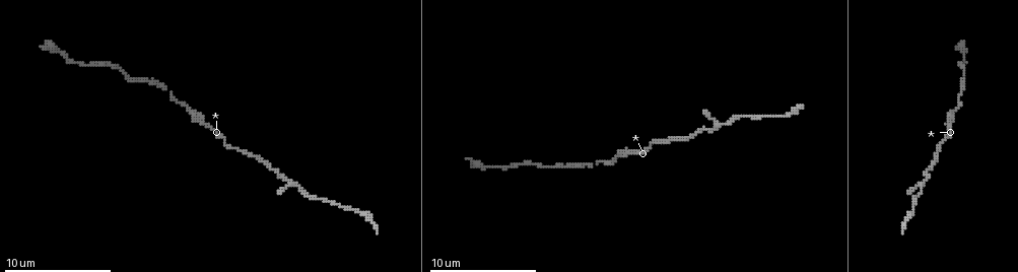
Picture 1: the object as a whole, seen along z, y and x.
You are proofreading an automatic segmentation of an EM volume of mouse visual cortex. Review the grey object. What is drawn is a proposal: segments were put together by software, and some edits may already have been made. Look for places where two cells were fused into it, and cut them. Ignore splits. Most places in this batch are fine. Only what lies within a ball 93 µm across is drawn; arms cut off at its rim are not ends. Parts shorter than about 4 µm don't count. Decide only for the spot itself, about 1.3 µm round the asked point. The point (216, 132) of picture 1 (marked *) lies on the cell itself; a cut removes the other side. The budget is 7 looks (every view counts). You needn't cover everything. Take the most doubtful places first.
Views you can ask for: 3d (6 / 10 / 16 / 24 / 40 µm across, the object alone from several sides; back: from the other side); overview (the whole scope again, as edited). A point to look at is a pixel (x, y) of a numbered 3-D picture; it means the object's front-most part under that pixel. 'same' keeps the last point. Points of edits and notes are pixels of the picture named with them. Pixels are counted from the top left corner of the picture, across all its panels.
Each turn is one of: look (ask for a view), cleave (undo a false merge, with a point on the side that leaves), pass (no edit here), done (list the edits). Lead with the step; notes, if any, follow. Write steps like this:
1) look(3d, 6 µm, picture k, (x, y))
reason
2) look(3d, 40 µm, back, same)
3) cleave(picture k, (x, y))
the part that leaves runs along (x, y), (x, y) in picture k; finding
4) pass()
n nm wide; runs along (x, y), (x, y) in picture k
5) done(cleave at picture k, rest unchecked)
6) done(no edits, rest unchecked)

look(3d, 16 µm, picture 1, (351, 211))

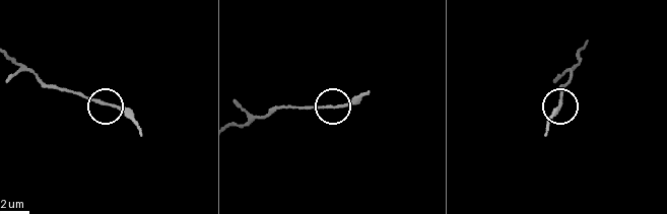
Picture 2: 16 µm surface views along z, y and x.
pass()
runs along (237, 124), (287, 106), (345, 106), (367, 95) in picture 2; continuous, no second cell

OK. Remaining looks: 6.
look(3d, 10 µm, picture 1, (299, 185))
three arms meet

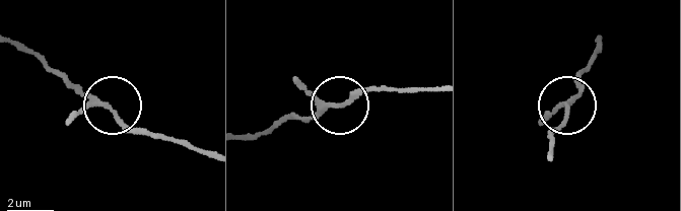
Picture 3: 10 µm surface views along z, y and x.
pass()
160 nm wide; runs along (246, 140), (287, 121), (351, 103), (378, 87) in picture 3; one cell here

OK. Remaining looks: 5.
look(3d, 10 µm, picture 1, (189, 108))
sudden change in width

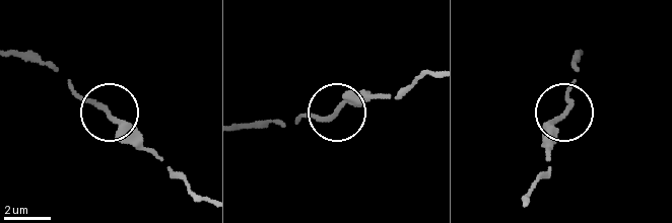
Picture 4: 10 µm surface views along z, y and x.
look(3d, 10 µm, back, picture 4, (336, 115))
from behind

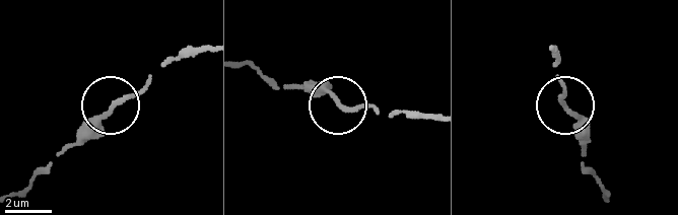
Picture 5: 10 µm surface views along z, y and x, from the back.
pass()
all the same cell

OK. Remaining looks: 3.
look(3d, 6 µm, picture 1, (563, 167))
sudden change in width

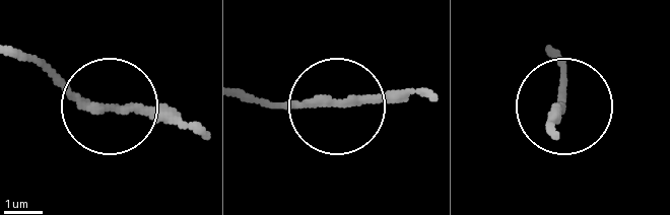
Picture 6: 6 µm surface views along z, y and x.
pass()
200 nm wide; runs along (202, 137), (134, 111), (85, 108), (30, 56) in picture 6; continuous, no second cell

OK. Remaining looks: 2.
done(no edits, rest unchecked)

